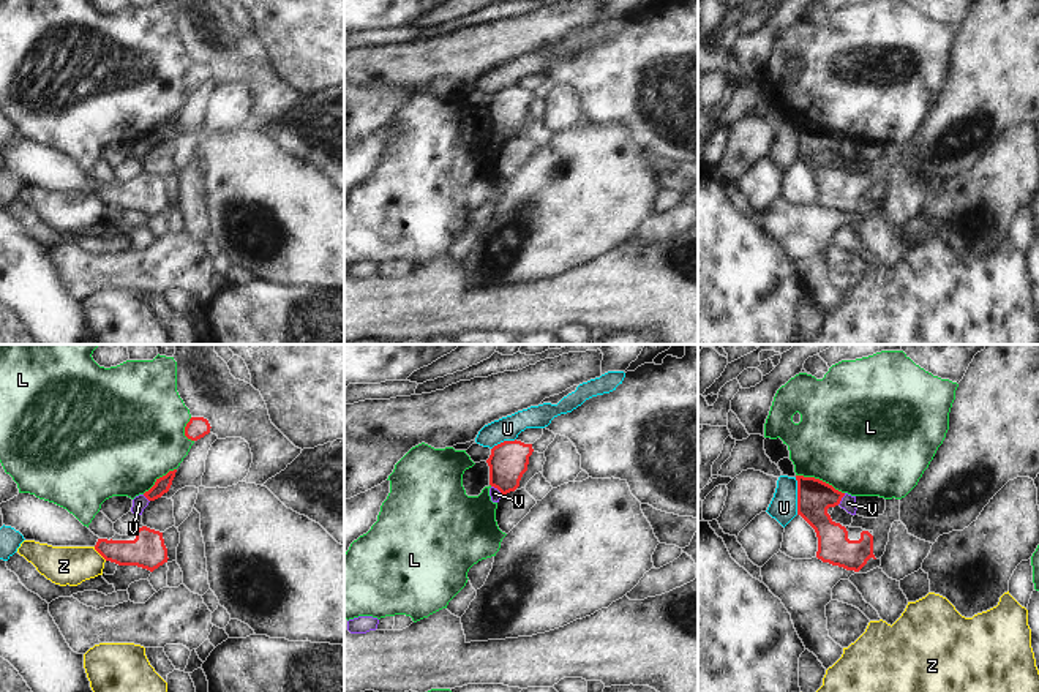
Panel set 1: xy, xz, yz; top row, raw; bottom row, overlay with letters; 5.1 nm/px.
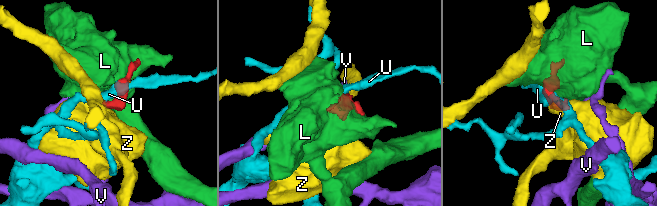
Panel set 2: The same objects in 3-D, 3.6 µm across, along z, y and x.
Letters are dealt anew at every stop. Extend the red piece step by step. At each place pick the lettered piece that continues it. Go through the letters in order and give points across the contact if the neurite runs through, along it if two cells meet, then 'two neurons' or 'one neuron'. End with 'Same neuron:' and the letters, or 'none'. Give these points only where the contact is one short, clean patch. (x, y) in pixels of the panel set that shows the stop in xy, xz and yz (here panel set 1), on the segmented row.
L: two neurons
U: border yz (795, 477), (798, 514); two neurons
V: border yz (845, 493), (837, 504); two neurons
Z: border xy (93, 547), (106, 560); two neurons
Same neuron: none

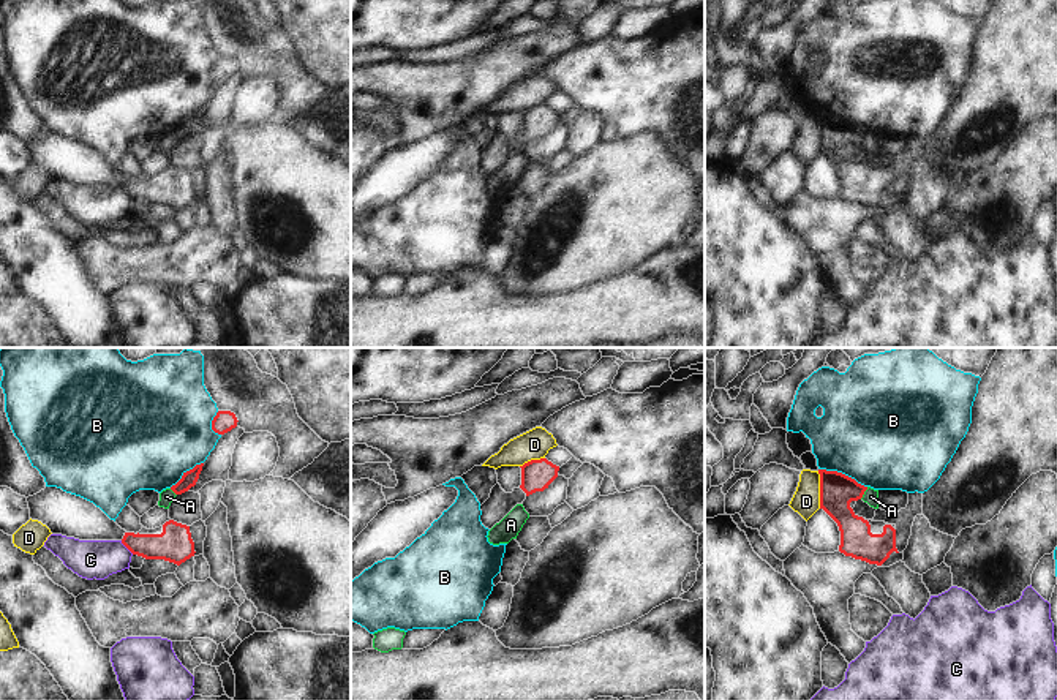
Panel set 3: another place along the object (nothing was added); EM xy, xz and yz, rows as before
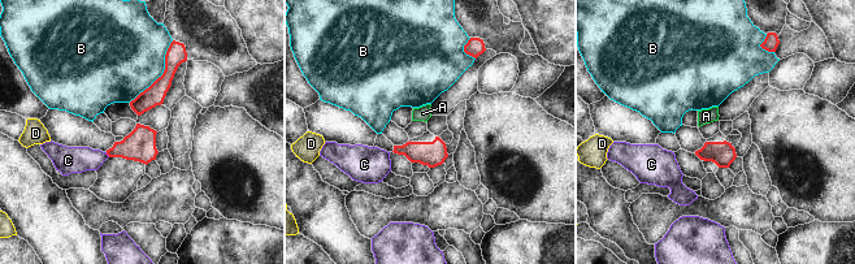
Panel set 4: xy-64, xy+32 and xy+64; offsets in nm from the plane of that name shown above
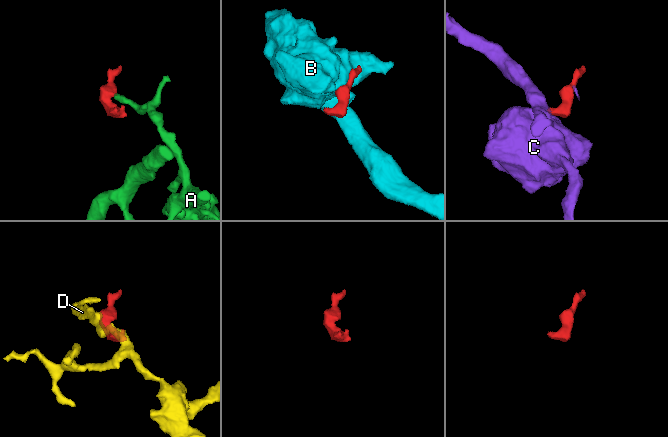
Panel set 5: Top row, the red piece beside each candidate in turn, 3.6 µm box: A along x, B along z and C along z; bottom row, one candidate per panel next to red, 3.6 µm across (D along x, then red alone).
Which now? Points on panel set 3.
A: border yz (868, 487), (860, 498); two neurons
B: two neurons
C: border xy (120, 541), (133, 553); two neurons
D: border yz (817, 471), (820, 508); two neurons
Same neuron: none

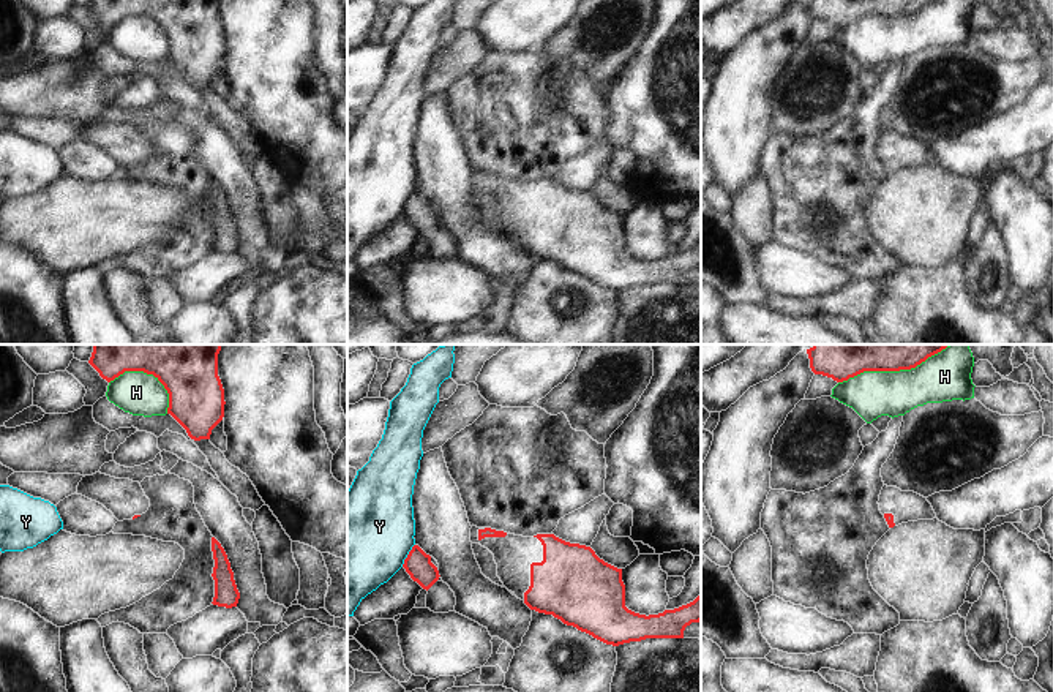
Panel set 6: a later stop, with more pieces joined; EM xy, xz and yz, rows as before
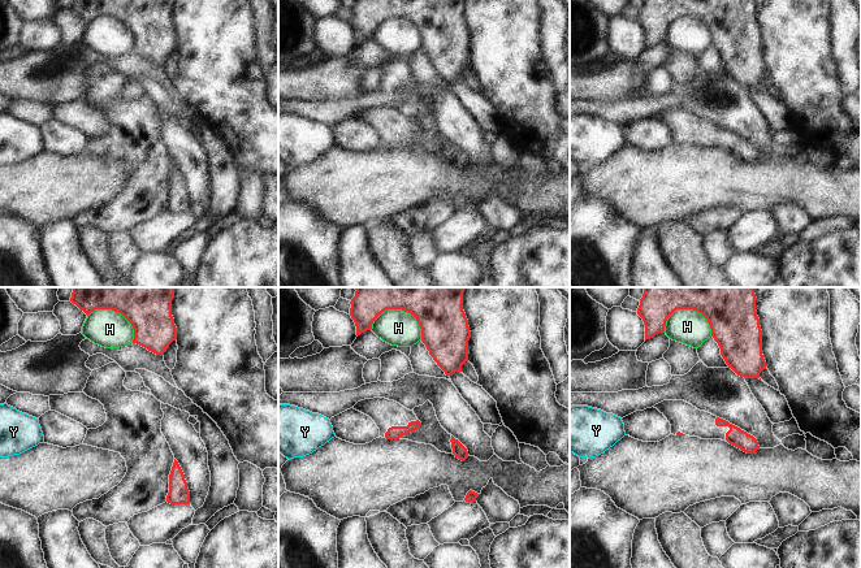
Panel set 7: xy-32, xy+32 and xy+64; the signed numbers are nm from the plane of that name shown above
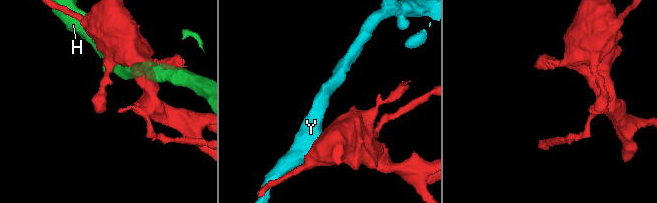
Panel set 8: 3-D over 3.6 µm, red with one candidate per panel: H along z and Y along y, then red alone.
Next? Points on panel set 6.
H: two neurons
Y: border xz (414, 544), (401, 566); two neurons
Same neuron: none

